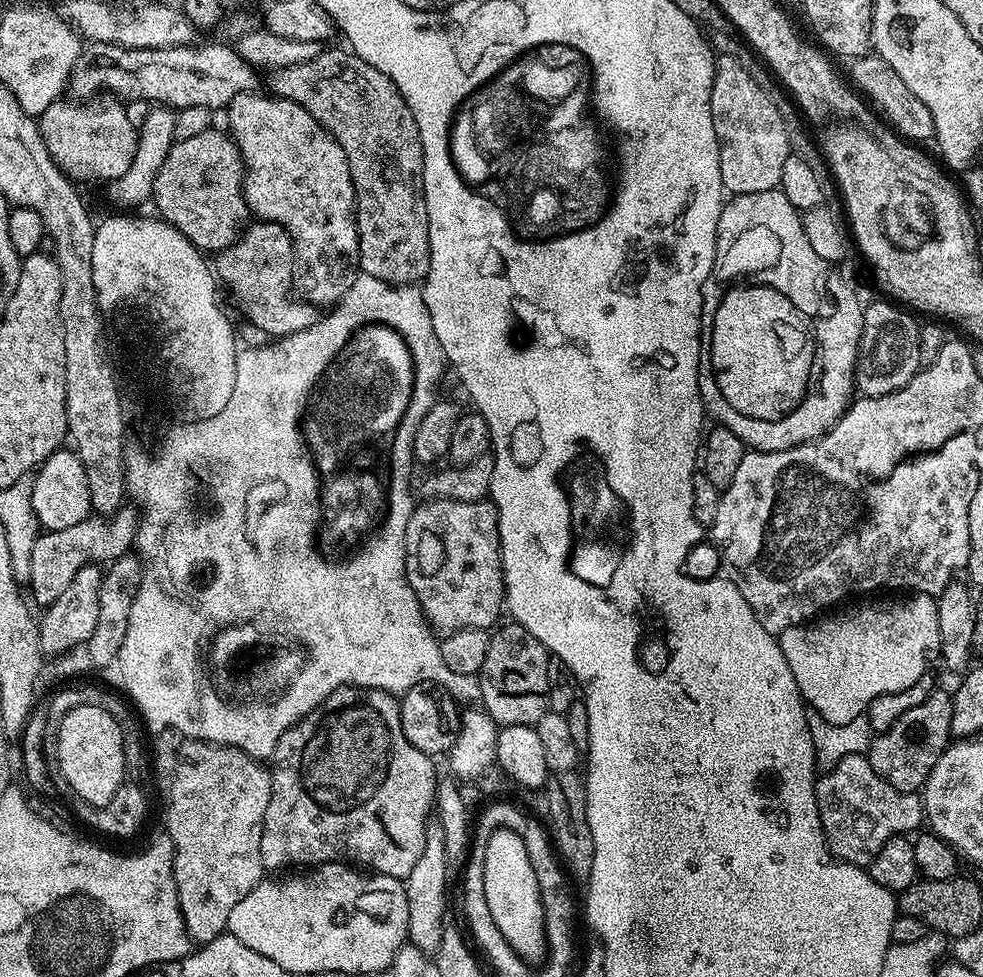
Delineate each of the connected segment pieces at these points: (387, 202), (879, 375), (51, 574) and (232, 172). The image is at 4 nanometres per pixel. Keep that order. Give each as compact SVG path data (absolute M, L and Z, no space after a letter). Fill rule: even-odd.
M329 47L318 58L310 58L310 62L302 62L298 66L286 66L285 68L273 68L267 73L266 88L273 96L280 97L281 100L293 100L298 106L302 106L313 116L318 123L324 127L330 135L346 150L346 162L350 166L350 178L356 191L356 229L358 230L358 254L360 255L359 271L370 274L387 284L415 284L428 280L428 271L430 270L430 230L428 229L428 215L426 214L426 198L424 197L424 143L418 134L418 122L398 86L382 74L382 70L374 70L362 57L356 55L351 50L345 50L343 47Z
M887 299L884 300L876 300L872 305L864 308L854 377L854 388L860 396L885 396L891 392L897 392L899 388L906 386L910 378L914 378L921 369L919 362L921 325L916 324L917 317L911 311L895 306Z
M125 506L109 517L90 514L75 526L66 526L66 530L41 531L30 554L30 574L26 581L27 587L32 587L33 598L40 606L50 605L62 590L66 590L66 586L70 586L74 574L78 574L82 566L107 566L113 560L129 555L137 535L139 515L135 507Z
M213 126L205 130L202 134L194 134L194 138L186 138L185 140L177 140L173 144L170 154L166 154L166 162L162 162L162 170L158 170L158 178L154 178L154 186L152 187L152 199L151 203L156 204L156 208L159 219L164 220L167 224L173 224L176 231L181 232L184 235L185 240L189 240L192 243L193 248L200 249L201 253L219 254L223 248L228 248L232 245L237 238L239 238L241 232L246 227L246 221L249 219L250 213L248 210L248 204L244 201L244 163L240 157L240 151L235 142L232 141L231 135L227 131L221 130L219 127Z

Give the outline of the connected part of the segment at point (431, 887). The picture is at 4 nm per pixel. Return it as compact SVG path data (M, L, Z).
M438 826L429 827L422 854L418 854L418 862L414 862L410 874L403 881L408 903L408 940L429 954L435 953L446 927L444 911L448 908L448 869L450 863L443 848L442 830Z

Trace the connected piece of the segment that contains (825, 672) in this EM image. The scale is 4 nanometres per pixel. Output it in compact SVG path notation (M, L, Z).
M908 594L905 597L905 600L896 600L893 604L860 604L837 616L825 615L811 622L790 626L779 633L780 649L782 654L786 654L786 662L790 662L790 670L794 674L794 682L798 682L800 696L805 705L811 711L822 714L826 722L854 722L854 718L867 713L874 698L906 690L906 686L914 686L914 682L918 682L918 678L929 671L932 659L935 661L939 657L937 601L923 594Z

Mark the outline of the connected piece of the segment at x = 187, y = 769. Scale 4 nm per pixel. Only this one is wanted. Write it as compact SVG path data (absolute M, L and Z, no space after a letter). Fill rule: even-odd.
M169 730L157 735L156 772L168 783L166 835L172 839L174 882L184 929L197 945L209 944L227 929L230 910L265 879L260 843L272 773L239 748L178 738Z

